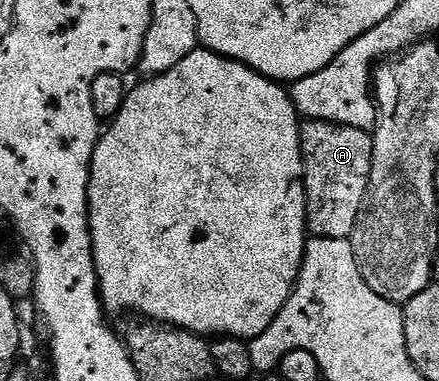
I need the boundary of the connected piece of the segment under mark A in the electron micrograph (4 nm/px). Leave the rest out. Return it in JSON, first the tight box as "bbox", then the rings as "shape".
{"bbox":[300,119,372,240],"shape":[[[307,119],[301,124],[300,145],[304,159],[306,230],[314,237],[348,240],[370,181],[372,134],[361,128]]]}

